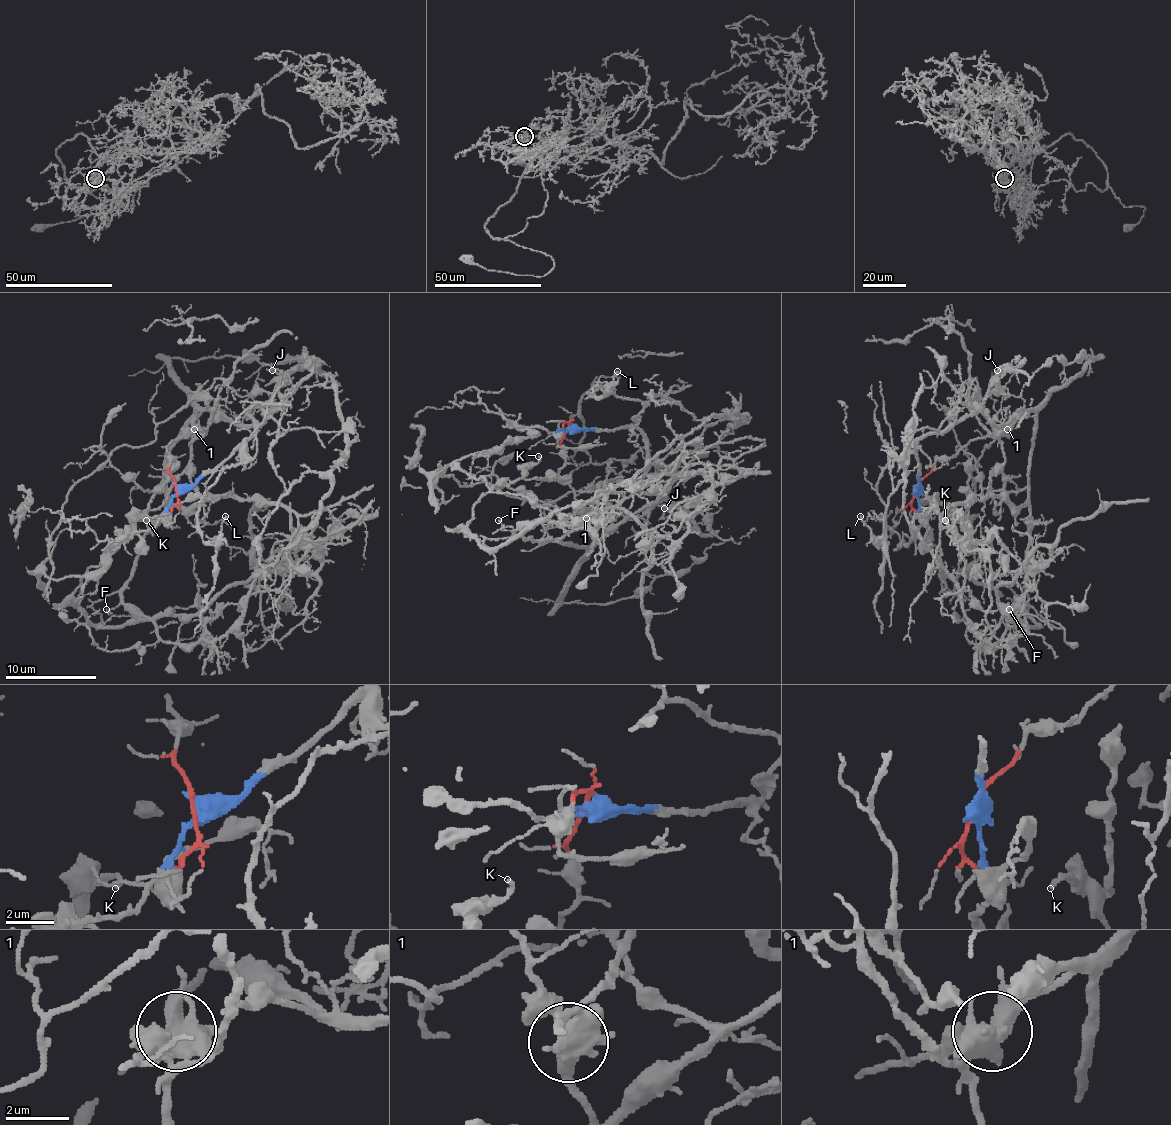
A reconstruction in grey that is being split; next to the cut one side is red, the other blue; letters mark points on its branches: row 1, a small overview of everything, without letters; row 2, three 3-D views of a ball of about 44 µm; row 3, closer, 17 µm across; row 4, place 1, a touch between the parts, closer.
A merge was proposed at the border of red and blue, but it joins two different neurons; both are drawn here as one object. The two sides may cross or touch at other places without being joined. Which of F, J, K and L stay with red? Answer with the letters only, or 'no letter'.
F, K

